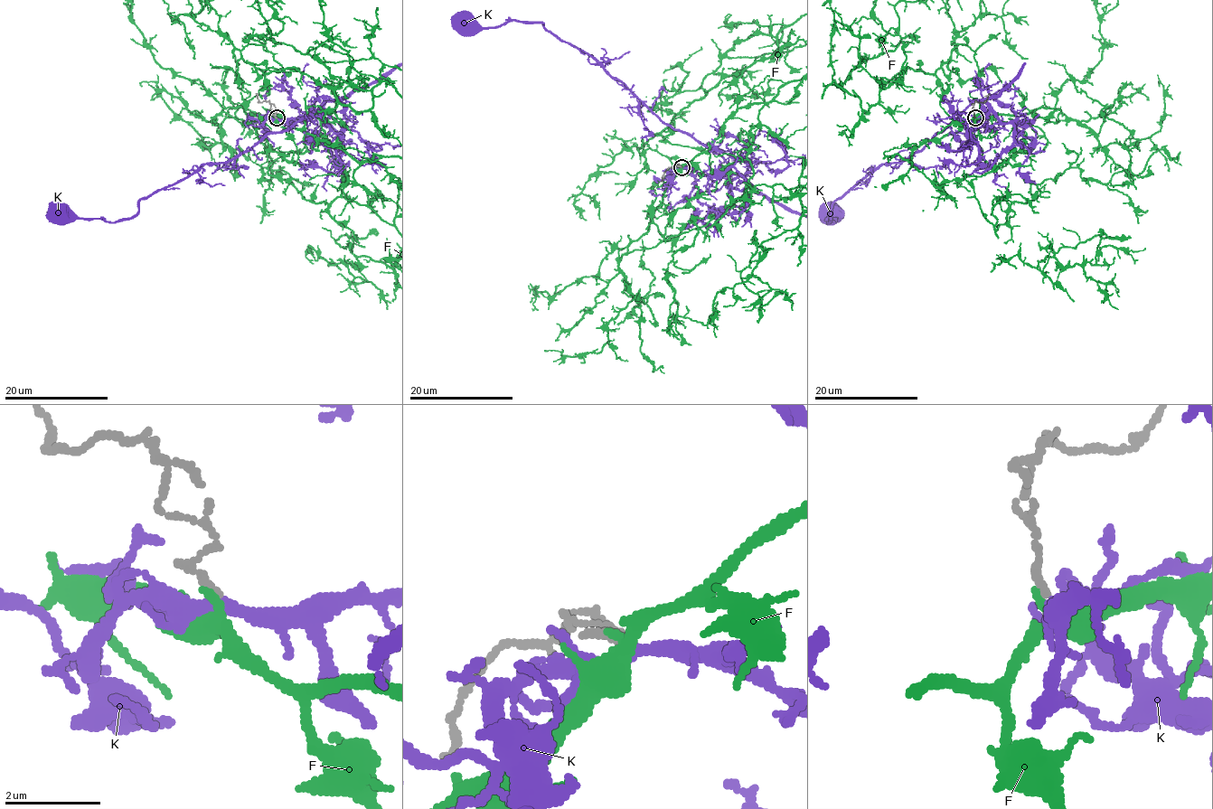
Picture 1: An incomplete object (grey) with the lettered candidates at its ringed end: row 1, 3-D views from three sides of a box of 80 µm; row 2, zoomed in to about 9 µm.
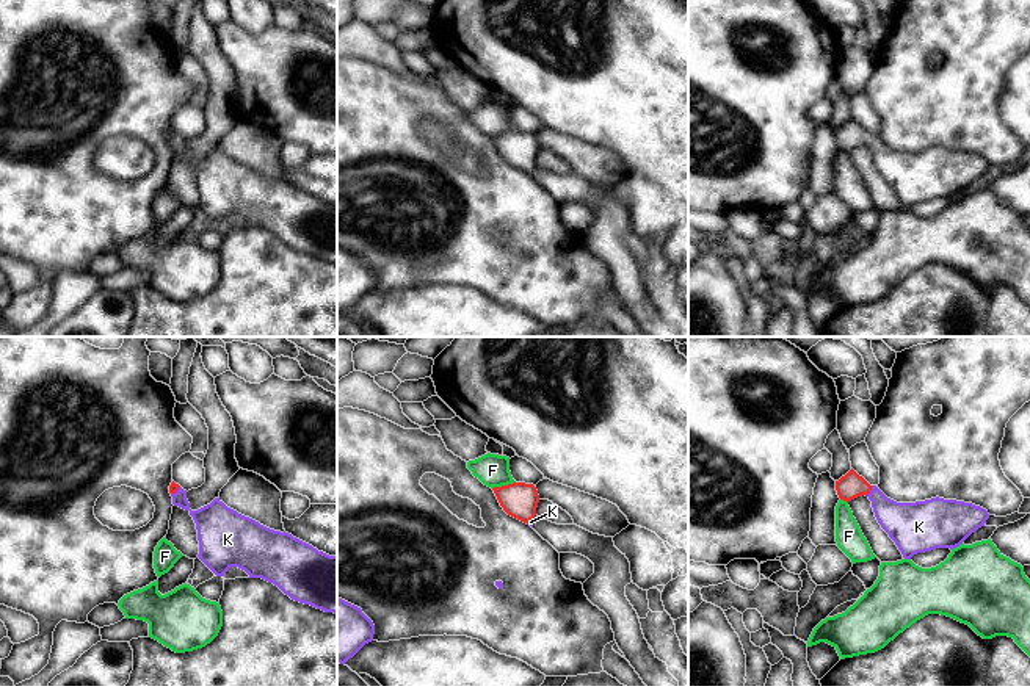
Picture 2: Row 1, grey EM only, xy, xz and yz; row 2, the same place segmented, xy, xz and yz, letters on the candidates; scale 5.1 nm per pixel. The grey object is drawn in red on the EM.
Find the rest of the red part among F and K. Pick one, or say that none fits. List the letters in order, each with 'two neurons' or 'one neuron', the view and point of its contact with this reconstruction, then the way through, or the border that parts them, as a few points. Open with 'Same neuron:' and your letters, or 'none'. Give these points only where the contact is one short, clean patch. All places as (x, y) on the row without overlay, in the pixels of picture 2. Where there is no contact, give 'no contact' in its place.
Same neuron: K
F: two neurons | xz (504, 135)
K: one neuron | yz (870, 138) | across yz (850, 135), (870, 138), (905, 173)

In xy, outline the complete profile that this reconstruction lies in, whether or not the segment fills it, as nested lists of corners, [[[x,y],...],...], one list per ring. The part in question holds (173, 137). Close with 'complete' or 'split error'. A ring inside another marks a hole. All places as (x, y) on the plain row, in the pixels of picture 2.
[[[174,130],[169,135],[172,153],[190,161],[196,172],[198,207],[216,224],[224,226],[230,216],[245,219],[249,227],[262,227],[277,235],[292,249],[337,263],[337,205],[318,200],[288,182],[270,179],[259,171],[227,157],[219,147],[191,160],[183,139]]]; split error

